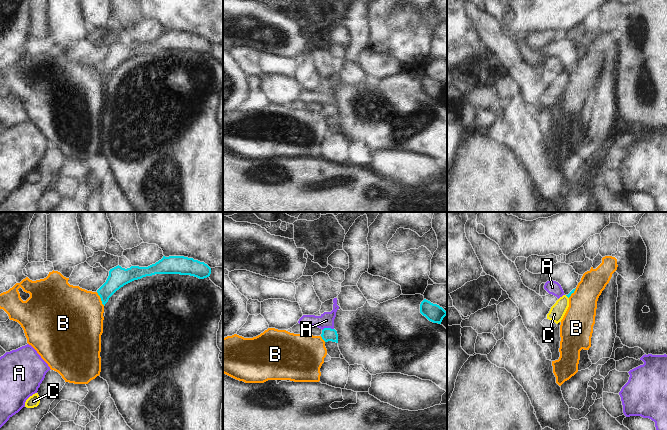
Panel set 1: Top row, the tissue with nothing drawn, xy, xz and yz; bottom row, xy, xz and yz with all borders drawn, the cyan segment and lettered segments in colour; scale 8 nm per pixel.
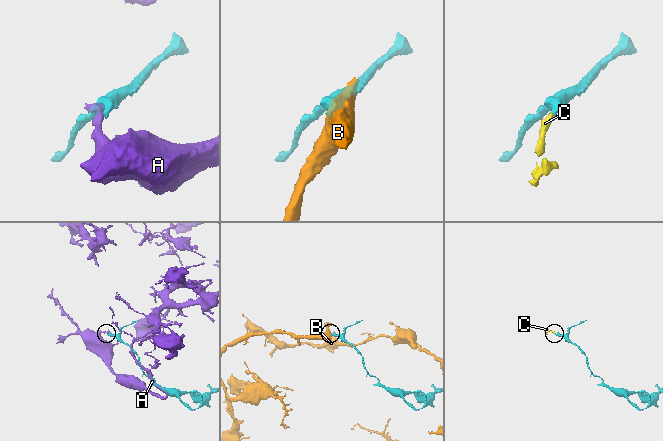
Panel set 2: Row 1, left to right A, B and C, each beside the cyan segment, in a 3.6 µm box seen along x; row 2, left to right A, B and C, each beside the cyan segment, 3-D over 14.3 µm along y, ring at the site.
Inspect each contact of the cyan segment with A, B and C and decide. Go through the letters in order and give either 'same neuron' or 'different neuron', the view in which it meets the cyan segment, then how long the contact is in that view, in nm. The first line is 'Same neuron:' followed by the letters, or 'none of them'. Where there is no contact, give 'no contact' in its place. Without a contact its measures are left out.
Same neuron: C
A: different neuron; contact in xz; length 100 nm
B: different neuron; contact in xy; length 130 nm
C: same neuron; contact in yz; length 40 nm

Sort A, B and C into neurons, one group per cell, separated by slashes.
A / B / C

